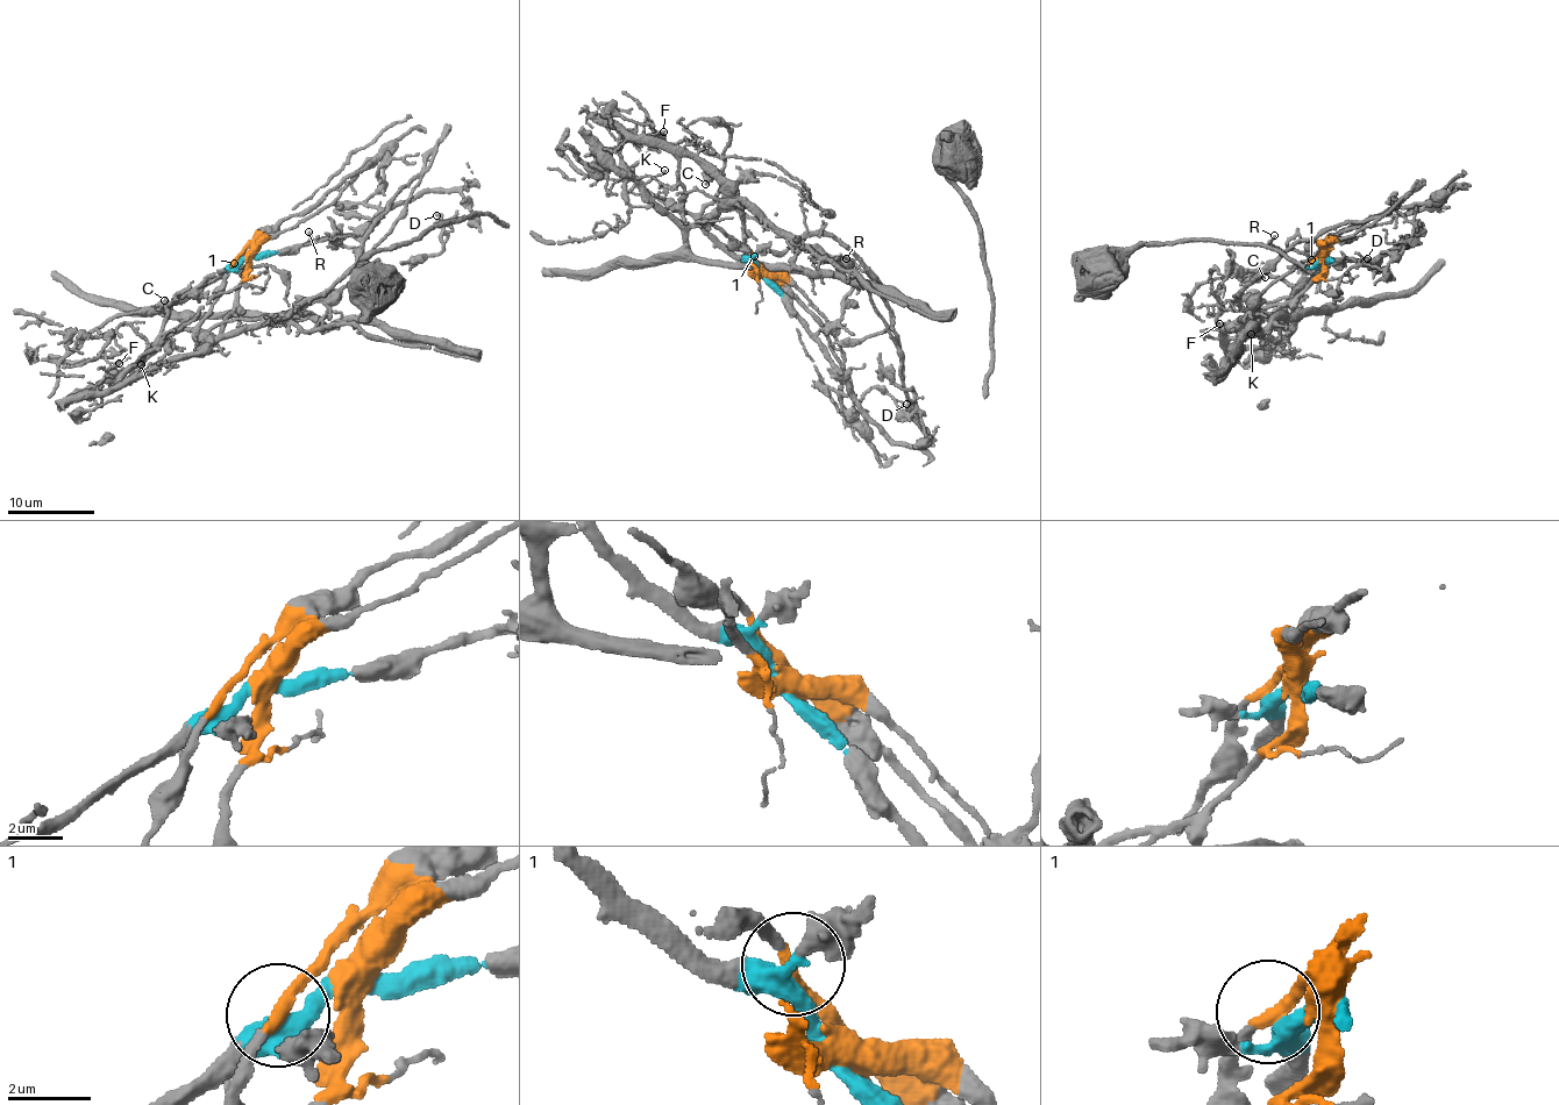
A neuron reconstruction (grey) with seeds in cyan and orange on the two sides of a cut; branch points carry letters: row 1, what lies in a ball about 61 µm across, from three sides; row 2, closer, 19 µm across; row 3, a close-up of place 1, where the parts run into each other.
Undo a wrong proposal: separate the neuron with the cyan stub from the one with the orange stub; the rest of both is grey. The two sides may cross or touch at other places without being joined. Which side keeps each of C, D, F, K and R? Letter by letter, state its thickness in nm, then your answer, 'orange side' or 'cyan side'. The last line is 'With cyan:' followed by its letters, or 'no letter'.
C: calibre 220 nm; cyan side
D: calibre 130 nm; cyan side
F: calibre 140 nm; orange side
K: calibre 140 nm; orange side
R: calibre 130 nm; orange side
With cyan: C, D

